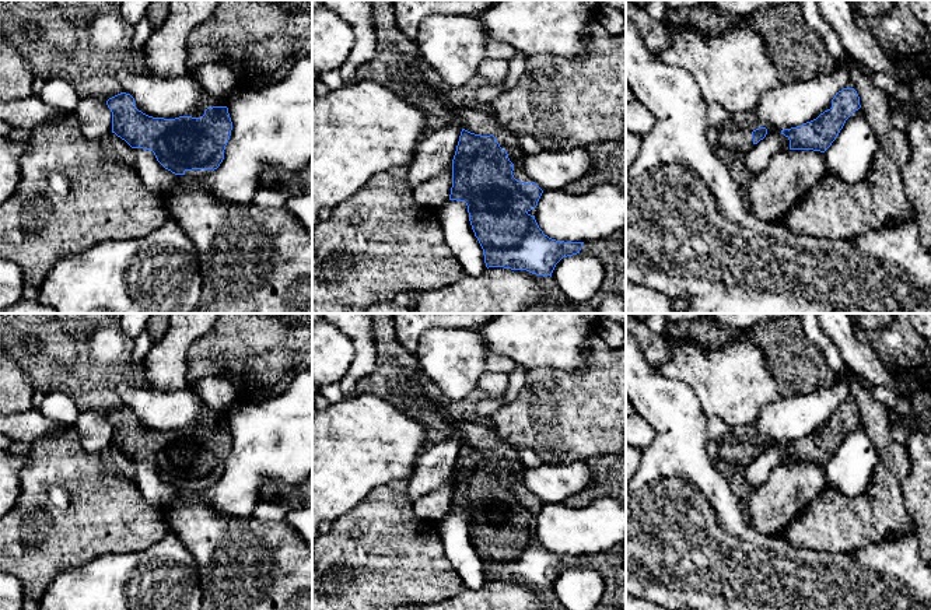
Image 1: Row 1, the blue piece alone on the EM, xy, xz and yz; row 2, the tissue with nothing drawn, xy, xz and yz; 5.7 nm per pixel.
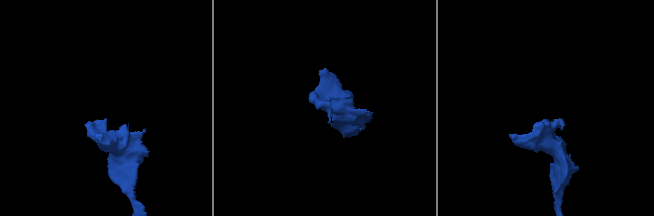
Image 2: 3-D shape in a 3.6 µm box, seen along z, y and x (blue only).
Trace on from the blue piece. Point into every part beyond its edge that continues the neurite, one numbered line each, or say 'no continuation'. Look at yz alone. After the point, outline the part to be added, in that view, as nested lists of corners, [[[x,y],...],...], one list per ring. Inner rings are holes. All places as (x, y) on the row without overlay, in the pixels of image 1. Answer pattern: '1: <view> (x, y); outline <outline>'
1: yz (731, 452); outline [[[731,439],[718,441],[718,456],[725,463],[735,464],[739,469],[745,467],[753,460],[750,445]]]

